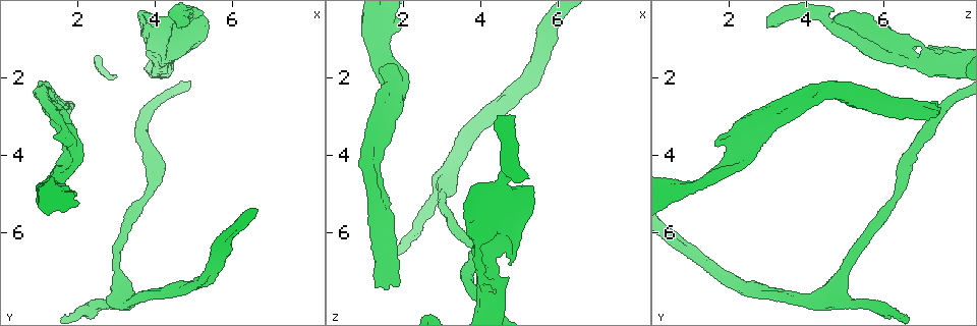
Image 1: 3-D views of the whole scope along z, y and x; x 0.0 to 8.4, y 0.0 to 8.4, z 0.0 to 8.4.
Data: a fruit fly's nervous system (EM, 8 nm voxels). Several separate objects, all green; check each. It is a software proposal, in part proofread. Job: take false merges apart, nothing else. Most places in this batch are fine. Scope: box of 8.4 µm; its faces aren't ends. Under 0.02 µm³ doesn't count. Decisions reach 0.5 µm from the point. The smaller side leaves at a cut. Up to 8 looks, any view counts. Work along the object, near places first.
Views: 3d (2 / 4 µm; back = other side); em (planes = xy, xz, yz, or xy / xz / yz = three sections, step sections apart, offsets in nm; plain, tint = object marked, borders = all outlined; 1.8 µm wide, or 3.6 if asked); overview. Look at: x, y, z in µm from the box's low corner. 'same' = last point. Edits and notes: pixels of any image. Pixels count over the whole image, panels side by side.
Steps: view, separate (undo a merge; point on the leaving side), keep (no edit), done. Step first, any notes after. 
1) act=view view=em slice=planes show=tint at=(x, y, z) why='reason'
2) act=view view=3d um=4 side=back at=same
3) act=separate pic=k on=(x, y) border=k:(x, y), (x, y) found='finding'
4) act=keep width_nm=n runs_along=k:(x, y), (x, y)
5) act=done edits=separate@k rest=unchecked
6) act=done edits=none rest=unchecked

act=view view=3d um=2 at=(3.10, 7.70, 4.65) why='side arm on a straight run'

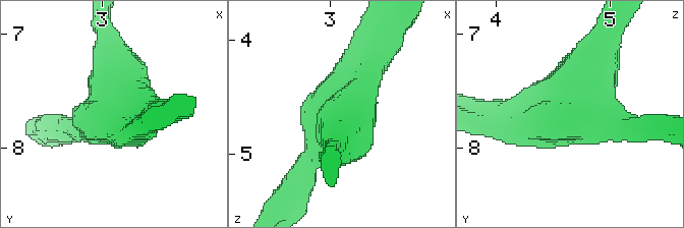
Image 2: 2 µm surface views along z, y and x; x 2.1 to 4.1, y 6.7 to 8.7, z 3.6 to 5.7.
act=view view=em slice=planes show=borders at=(3.10, 7.64, 4.68) arms=3 arm_widths_nm=200,200,260 why='now the EM'

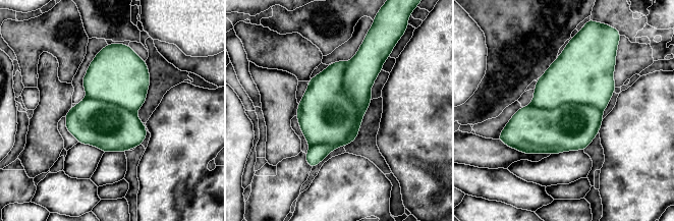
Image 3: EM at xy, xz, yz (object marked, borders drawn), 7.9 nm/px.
act=separate pic=3 on=(326, 115) border=3:(349, 62), (356, 123), (310, 147) found='a second neuron is stuck on'

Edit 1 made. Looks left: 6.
act=view view=overview

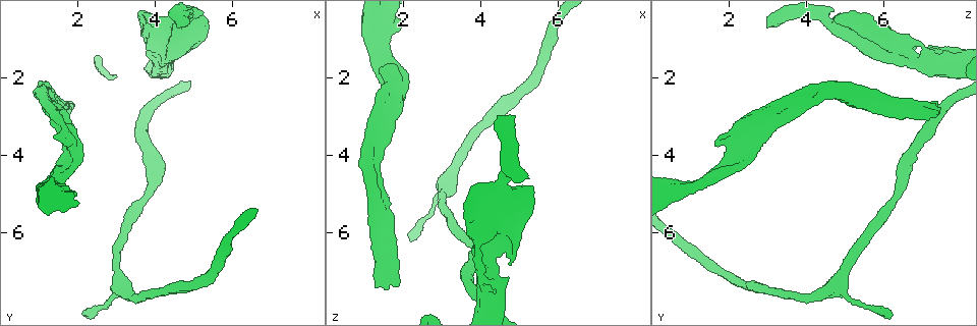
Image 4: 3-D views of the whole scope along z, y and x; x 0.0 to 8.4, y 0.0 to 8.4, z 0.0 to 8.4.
act=view view=em slice=yz step=16 show=tint at=(1.55, 2.80, 7.05)

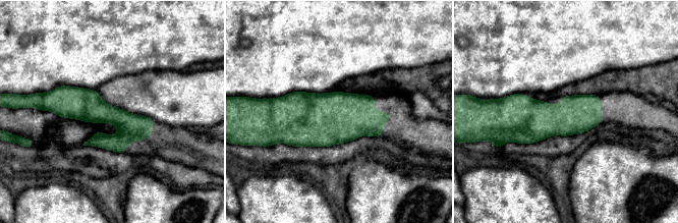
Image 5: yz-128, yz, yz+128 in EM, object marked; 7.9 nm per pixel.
act=keep runs_along=5:(53, 104), (150, 126) found='continuous, no second neuron'

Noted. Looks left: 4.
act=done edits=separate@3 rest=unchecked

